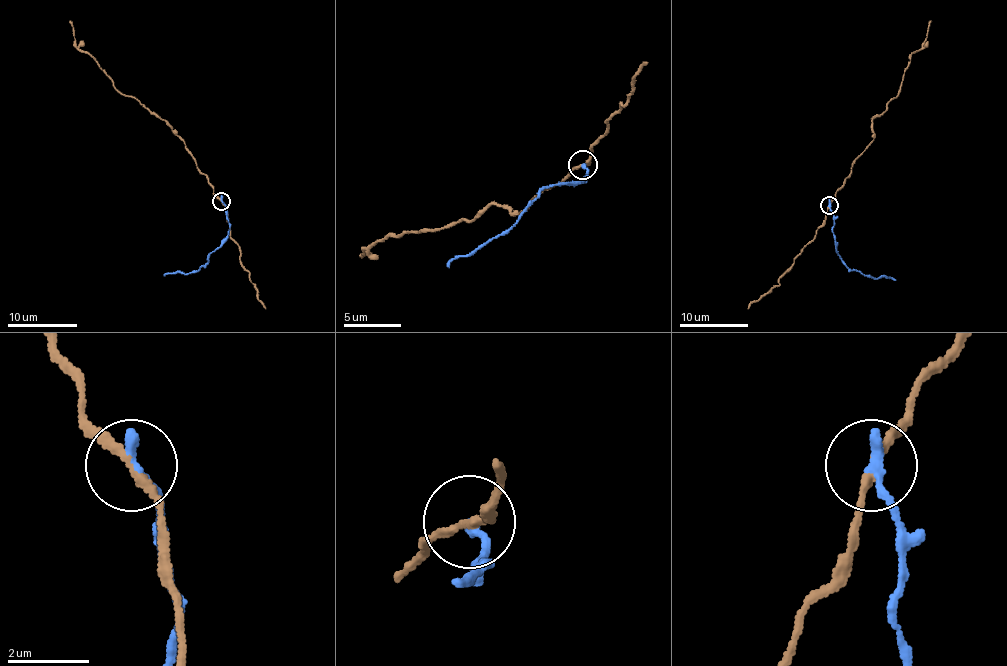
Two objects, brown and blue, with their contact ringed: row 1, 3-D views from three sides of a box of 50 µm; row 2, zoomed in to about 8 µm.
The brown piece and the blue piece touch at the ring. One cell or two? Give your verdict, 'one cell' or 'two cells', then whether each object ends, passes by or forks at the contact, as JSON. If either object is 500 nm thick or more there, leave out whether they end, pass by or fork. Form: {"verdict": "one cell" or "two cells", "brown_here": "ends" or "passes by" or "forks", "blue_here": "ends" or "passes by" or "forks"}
{"verdict": "two cells", "brown_here": "passes by", "blue_here": "ends"}

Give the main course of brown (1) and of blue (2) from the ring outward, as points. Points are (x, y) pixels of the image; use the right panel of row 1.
1: (828, 205), (850, 173), (852, 161), (873, 139), (873, 120), (897, 96), (912, 55), (925, 44), (931, 21)
2: (828, 205), (834, 221), (834, 241), (844, 264), (868, 276), (896, 280)

